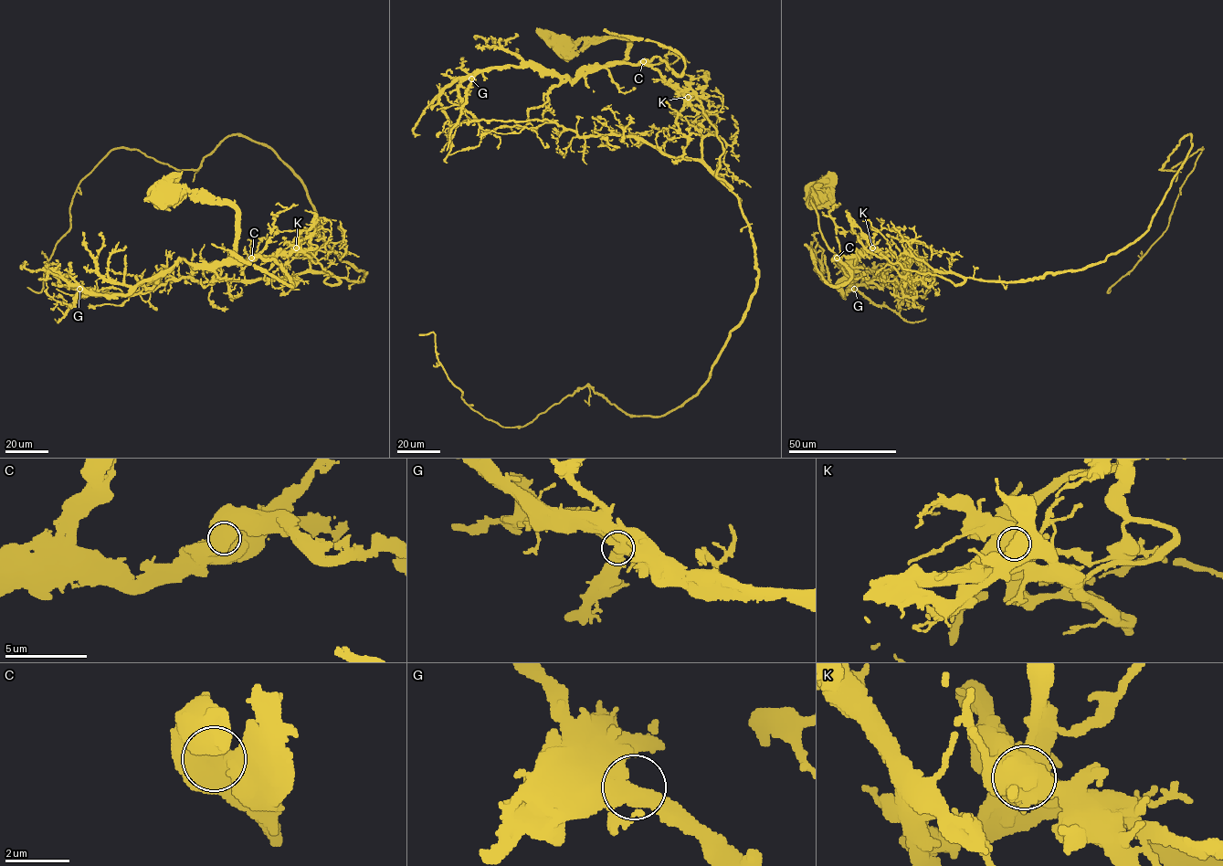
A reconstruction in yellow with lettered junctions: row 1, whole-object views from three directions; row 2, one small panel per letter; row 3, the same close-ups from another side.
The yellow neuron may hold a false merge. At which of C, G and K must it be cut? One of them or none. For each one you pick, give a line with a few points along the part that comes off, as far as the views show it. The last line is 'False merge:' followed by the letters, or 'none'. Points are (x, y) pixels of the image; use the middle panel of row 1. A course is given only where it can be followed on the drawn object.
K: (688, 96), (758, 271), (694, 396), (631, 416), (585, 385), (506, 427), (418, 334)
False merge: K

